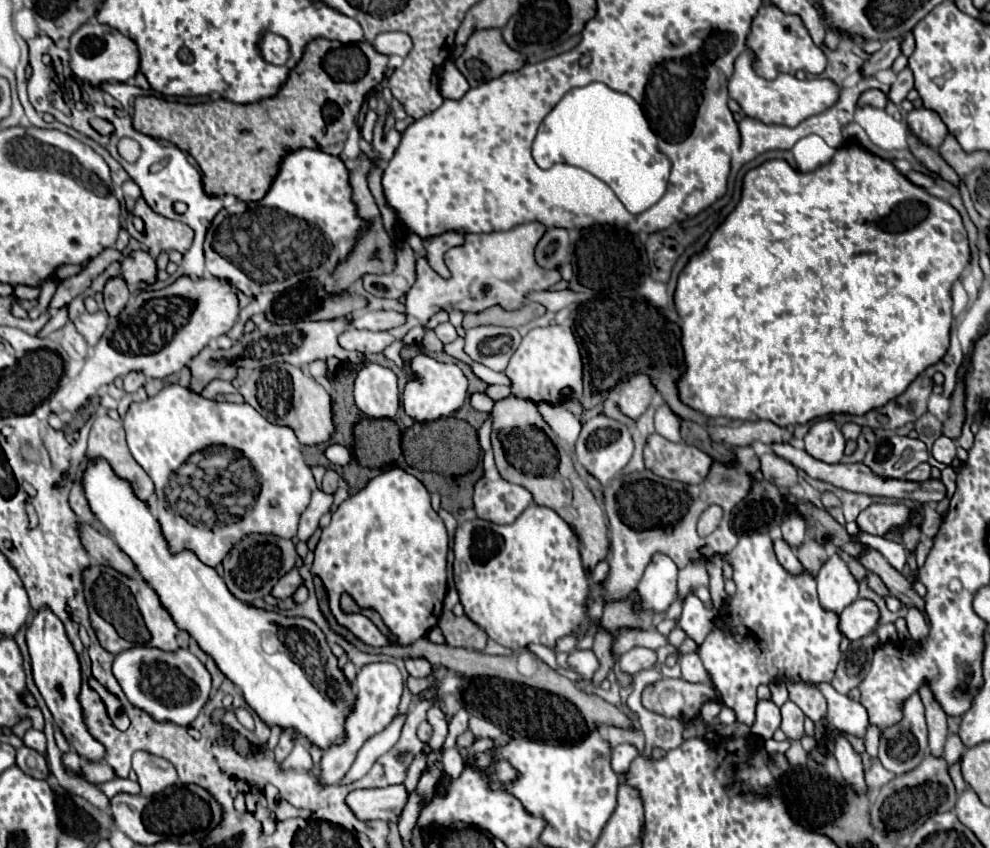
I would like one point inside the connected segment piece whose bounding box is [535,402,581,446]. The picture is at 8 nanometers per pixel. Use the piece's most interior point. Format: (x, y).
(561, 420)

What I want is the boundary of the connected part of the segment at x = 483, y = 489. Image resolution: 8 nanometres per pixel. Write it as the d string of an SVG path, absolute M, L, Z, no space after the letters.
M481 478L475 484L473 500L479 518L495 524L511 524L533 502L533 496L523 486L511 484L503 478L495 482Z

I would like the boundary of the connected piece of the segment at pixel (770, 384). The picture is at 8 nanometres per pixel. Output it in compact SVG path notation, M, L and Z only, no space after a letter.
M851 144L847 148L839 148L835 158L827 164L827 166L821 166L819 170L813 170L813 172L797 172L793 170L785 160L769 160L753 170L749 170L743 178L743 190L741 190L741 200L739 204L735 206L735 210L725 218L725 222L711 234L709 242L705 244L705 248L699 252L699 254L693 254L687 262L687 266L683 268L683 272L679 274L677 278L677 288L675 288L675 310L681 318L681 344L683 344L683 350L685 350L685 374L677 380L677 388L679 388L679 398L681 402L685 402L689 408L701 412L703 416L709 416L709 418L717 418L717 416L723 416L723 418L731 418L731 420L769 420L777 426L791 426L791 424L807 424L809 420L813 418L819 418L819 416L829 416L829 414L867 414L869 410L873 408L879 408L879 406L885 406L889 400L897 398L927 366L939 362L947 348L949 348L949 328L951 328L951 322L953 322L953 316L951 316L951 286L953 282L961 276L963 268L969 264L969 242L967 242L967 232L963 228L963 222L961 222L961 216L959 212L947 204L945 200L939 200L931 194L927 194L923 188L911 184L903 174L899 174L895 170L895 166L875 154L869 154L867 150Z

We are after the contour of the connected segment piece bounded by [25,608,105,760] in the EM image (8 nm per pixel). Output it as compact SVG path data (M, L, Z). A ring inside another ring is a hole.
M41 608L29 628L25 630L25 640L27 640L27 648L29 648L29 656L31 656L31 670L33 670L33 682L37 686L37 690L41 692L47 708L51 710L55 724L63 730L65 738L73 744L73 748L85 756L87 760L101 760L105 754L105 748L87 732L87 726L83 724L83 714L81 714L81 706L77 702L79 696L79 688L81 688L81 666L79 666L79 658L65 634L63 622L49 610L49 608Z

